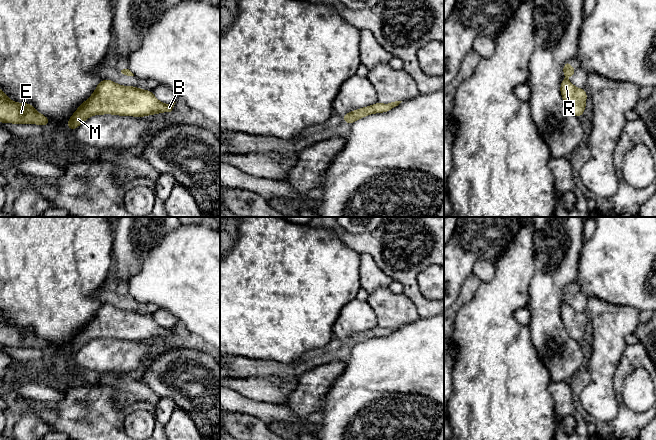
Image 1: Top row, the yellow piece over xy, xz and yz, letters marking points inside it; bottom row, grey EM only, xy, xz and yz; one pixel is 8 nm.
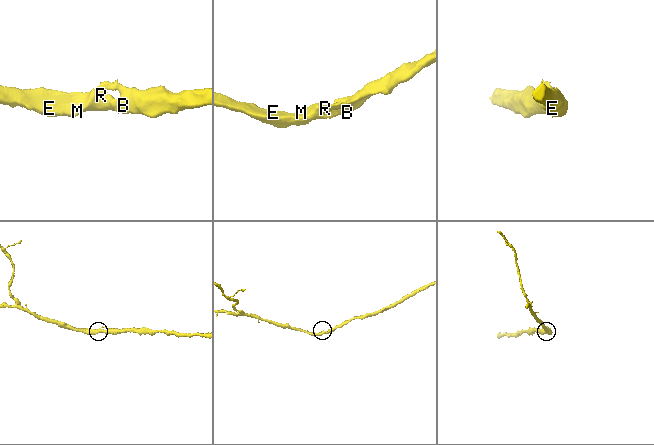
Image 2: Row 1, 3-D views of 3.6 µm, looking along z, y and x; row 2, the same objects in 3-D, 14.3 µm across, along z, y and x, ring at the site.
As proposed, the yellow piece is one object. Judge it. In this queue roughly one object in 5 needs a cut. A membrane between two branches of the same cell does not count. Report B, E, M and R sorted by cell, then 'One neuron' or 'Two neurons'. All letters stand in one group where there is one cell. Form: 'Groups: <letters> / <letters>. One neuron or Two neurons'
Groups: B E M R. One neuron

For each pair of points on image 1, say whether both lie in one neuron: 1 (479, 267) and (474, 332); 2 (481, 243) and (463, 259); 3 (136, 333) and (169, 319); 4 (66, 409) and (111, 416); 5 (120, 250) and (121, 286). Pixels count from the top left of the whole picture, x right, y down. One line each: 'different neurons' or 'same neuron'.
1: different neurons
2: same neuron
3: different neurons
4: same neuron
5: different neurons

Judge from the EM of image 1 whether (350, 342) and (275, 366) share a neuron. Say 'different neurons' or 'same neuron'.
same neuron

